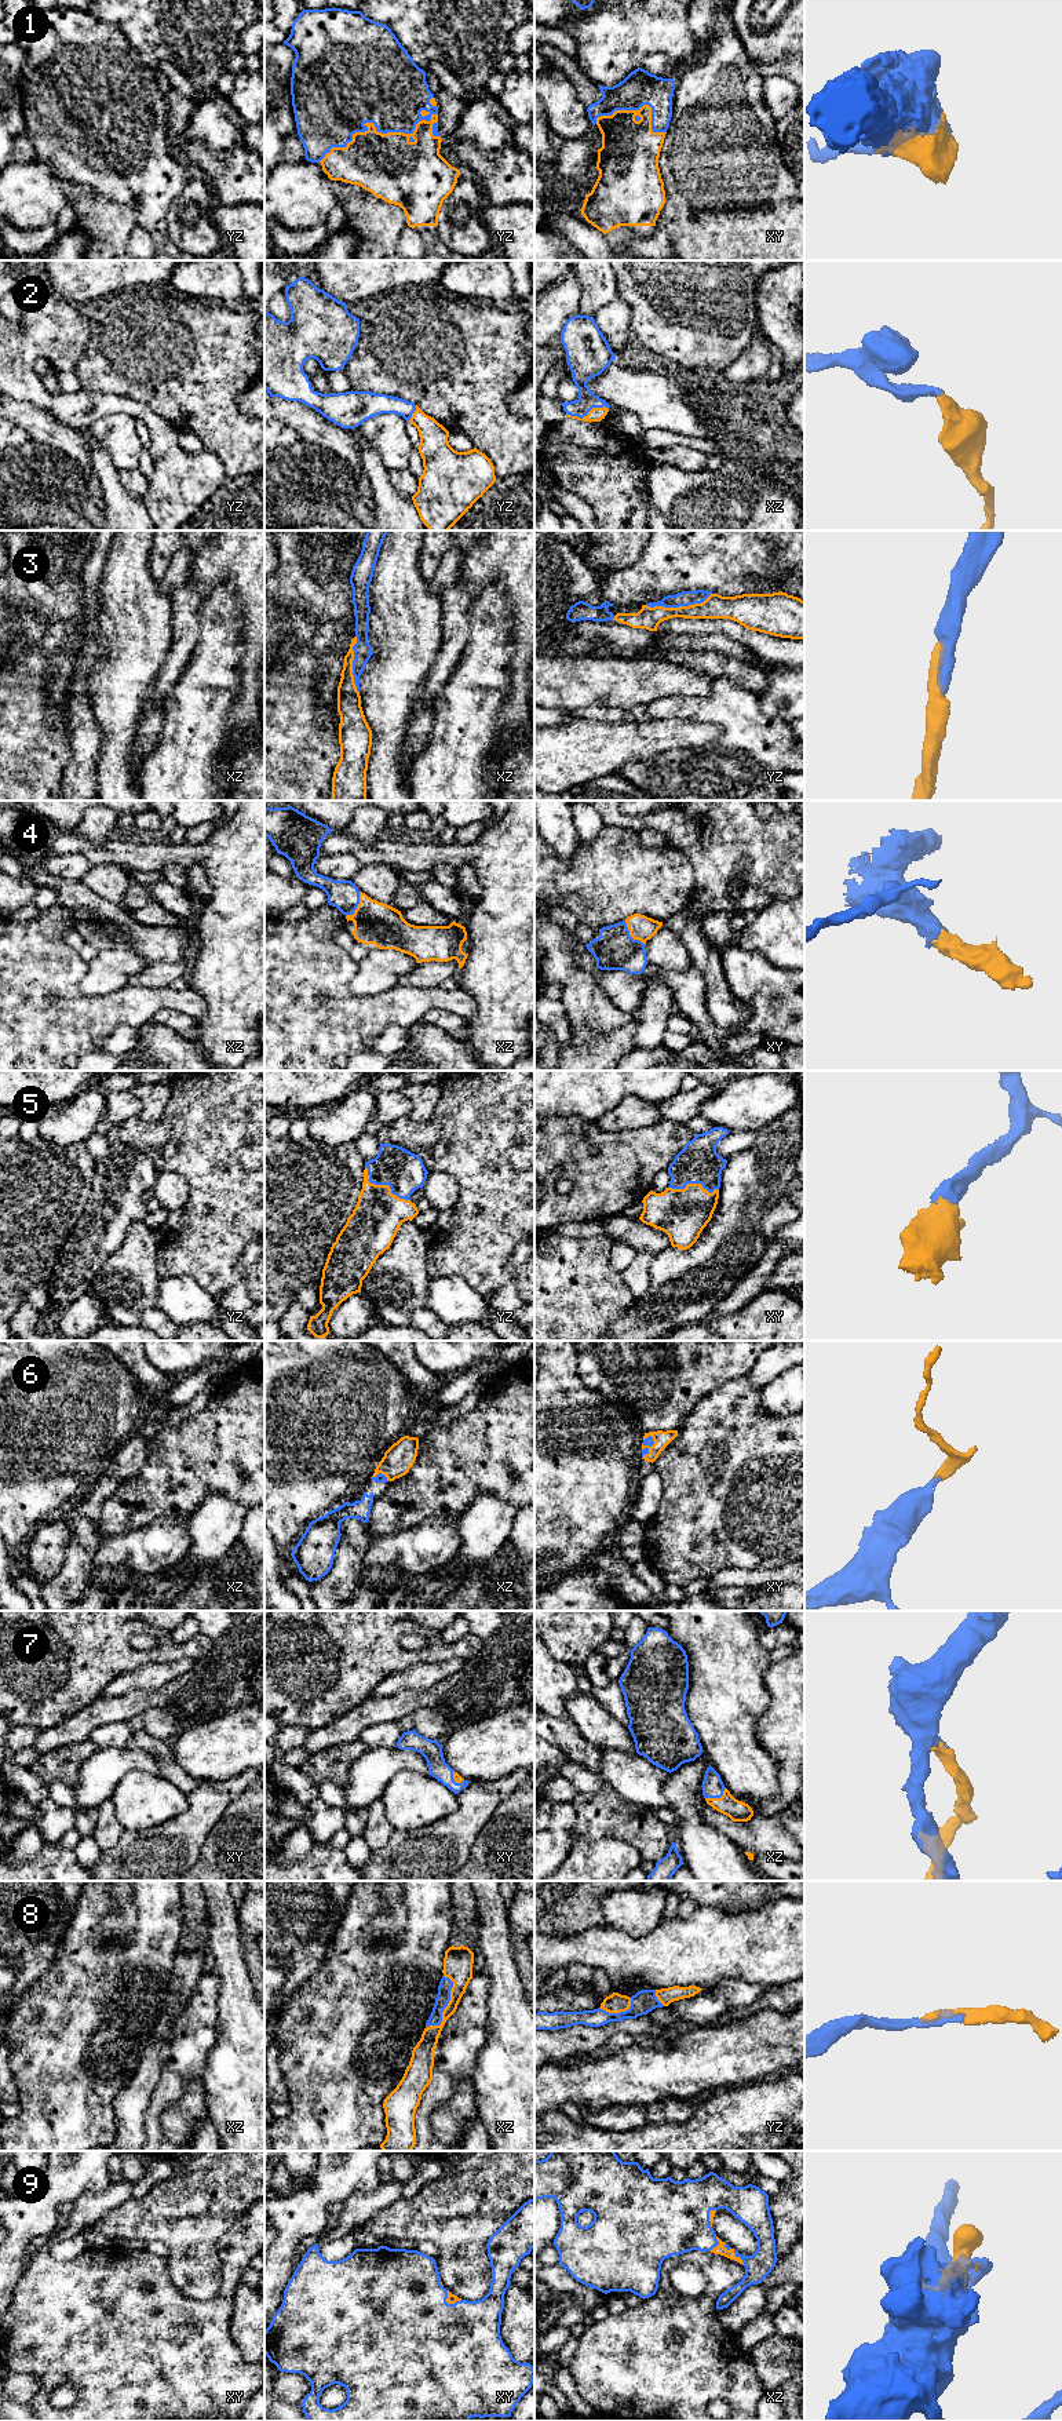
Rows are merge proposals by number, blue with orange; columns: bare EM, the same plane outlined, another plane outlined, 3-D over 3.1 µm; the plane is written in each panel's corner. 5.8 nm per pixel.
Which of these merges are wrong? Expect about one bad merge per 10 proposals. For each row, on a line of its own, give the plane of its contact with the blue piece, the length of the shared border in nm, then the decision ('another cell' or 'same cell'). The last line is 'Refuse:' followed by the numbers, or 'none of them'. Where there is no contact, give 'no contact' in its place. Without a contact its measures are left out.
1: yz | 750 nm | same cell
2: xz | 260 nm | same cell
3: yz | 400 nm | same cell
4: xz | 180 nm | same cell
5: yz | 320 nm | same cell
6: xy | 150 nm | same cell
7: xz | 140 nm | same cell
8: xz | 340 nm | same cell
9: xz | 110 nm | same cell
Refuse: none of them

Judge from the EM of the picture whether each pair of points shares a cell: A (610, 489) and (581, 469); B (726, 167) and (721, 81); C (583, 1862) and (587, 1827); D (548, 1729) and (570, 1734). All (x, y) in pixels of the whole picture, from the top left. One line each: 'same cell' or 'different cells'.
A: same cell
B: same cell
C: different cells
D: same cell

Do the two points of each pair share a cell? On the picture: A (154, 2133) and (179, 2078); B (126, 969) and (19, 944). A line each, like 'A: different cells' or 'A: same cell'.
A: same cell
B: different cells

